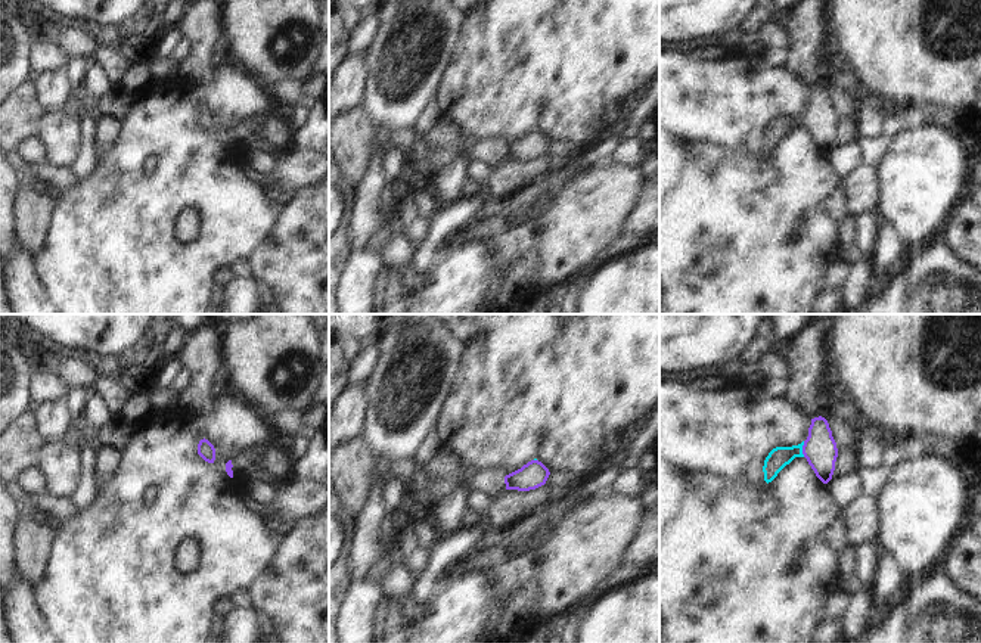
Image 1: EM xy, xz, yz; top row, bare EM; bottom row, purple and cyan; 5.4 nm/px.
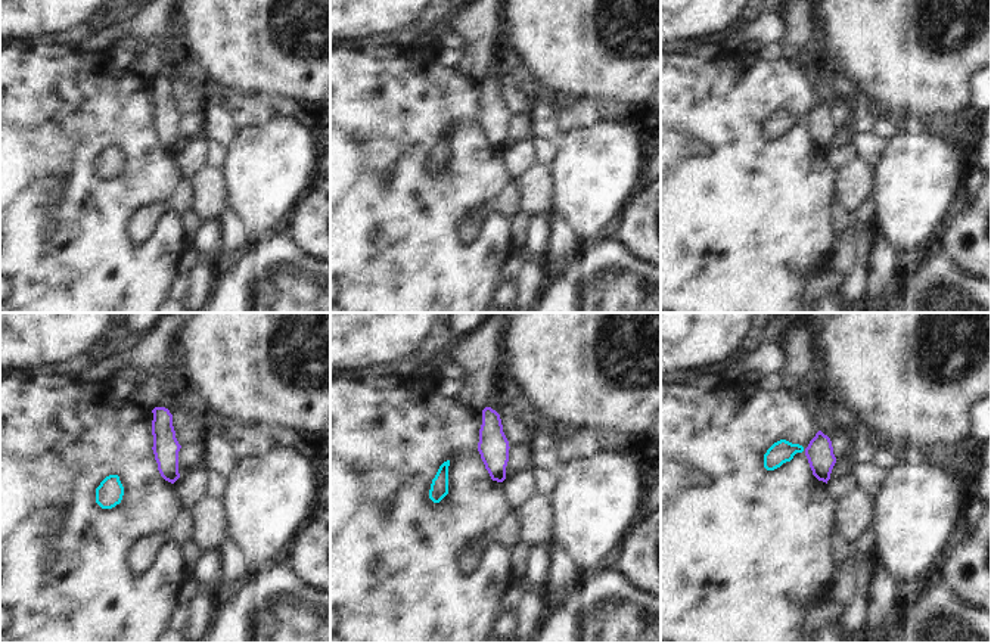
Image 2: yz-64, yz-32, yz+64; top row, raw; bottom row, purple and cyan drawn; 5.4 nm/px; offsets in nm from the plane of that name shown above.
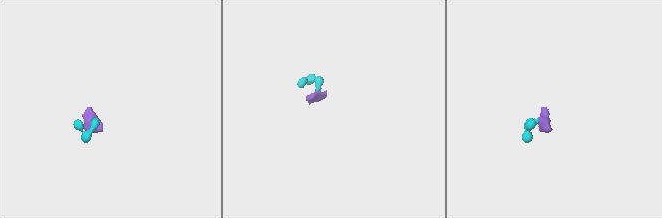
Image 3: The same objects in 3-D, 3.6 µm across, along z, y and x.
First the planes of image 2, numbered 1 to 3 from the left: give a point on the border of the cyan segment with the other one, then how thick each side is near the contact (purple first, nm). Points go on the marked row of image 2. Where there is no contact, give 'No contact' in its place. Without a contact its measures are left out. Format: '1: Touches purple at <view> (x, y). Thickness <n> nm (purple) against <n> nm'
1: No contact
2: No contact
3: No contact.

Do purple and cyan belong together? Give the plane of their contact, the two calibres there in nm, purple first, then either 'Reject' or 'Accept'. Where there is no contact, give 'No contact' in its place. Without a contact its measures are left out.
Touches purple in yz. Thickness 180 nm (purple) against 110 nm. Accept.

